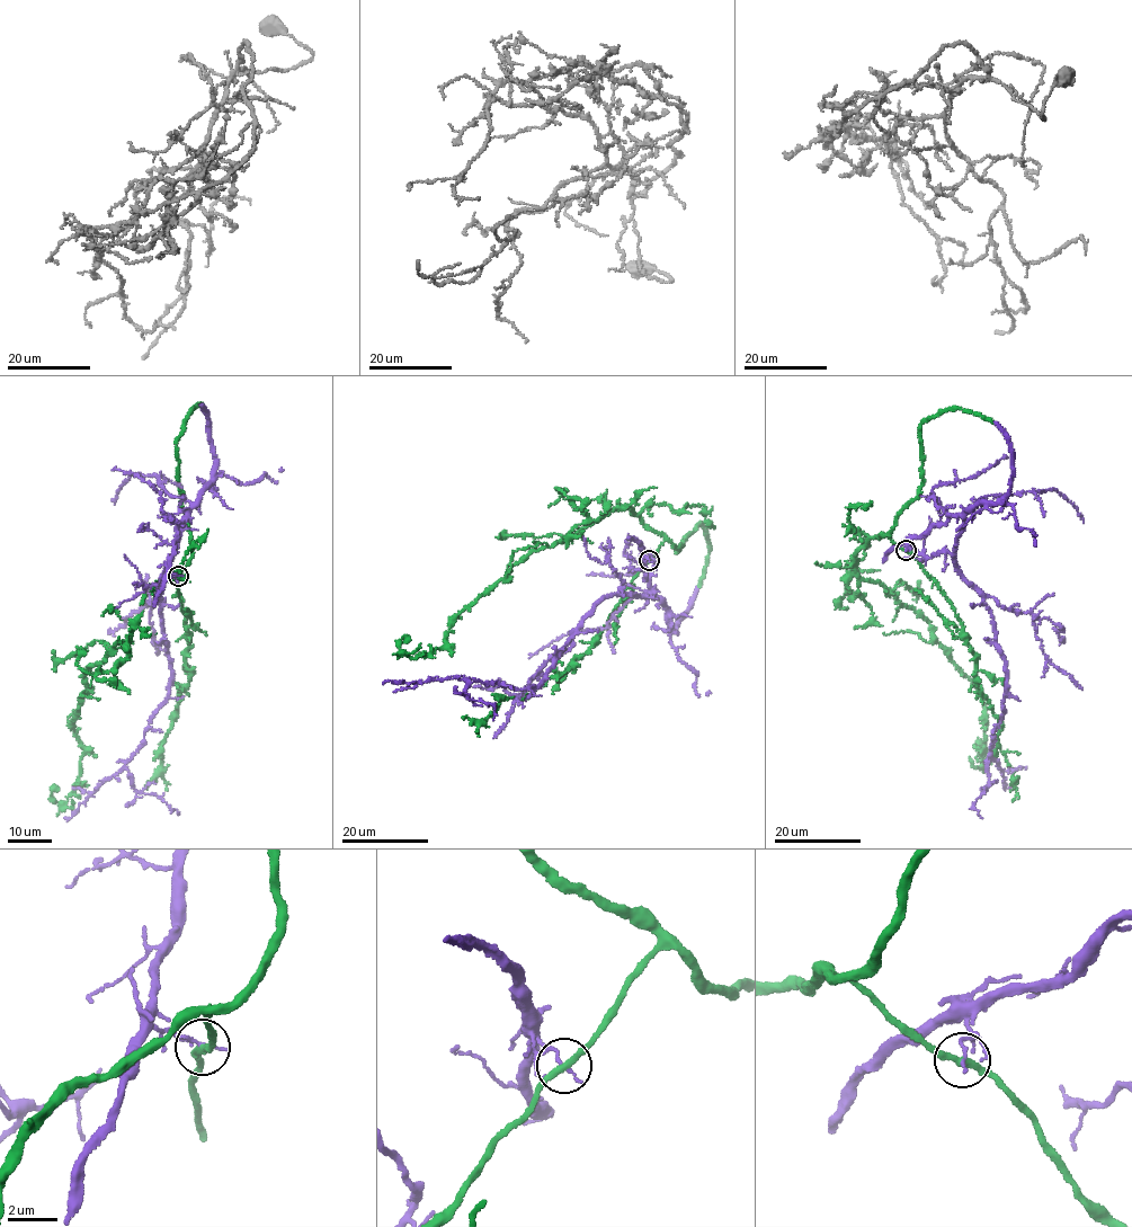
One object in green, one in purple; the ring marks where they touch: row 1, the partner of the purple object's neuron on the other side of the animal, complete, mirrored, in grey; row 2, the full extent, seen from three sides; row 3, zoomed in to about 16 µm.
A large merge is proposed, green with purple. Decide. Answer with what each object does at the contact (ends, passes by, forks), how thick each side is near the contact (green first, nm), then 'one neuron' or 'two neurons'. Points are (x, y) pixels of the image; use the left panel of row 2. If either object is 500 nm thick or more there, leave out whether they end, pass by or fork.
green passes by; purple ends there; 280 nm thick on the green side, 140 nm on the other; one neuron

